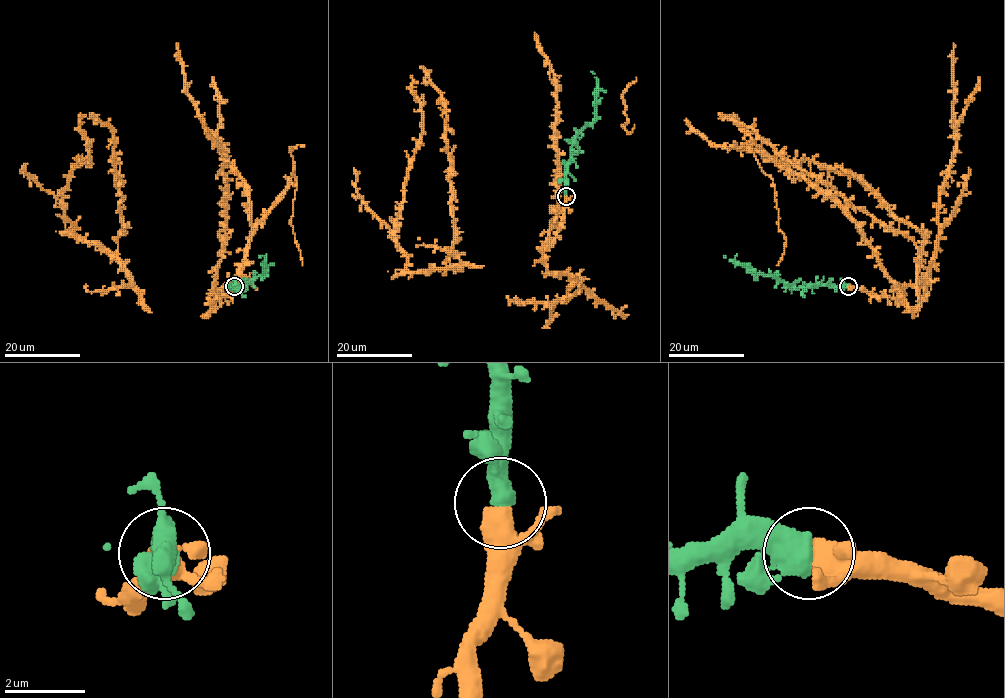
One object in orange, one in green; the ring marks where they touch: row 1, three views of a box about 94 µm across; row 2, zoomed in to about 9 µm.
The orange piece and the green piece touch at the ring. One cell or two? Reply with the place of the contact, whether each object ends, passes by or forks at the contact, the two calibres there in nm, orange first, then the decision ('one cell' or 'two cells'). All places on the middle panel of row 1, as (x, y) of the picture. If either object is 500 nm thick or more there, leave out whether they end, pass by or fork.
place (566, 196); calibres 360 and 650 nm; one cell

